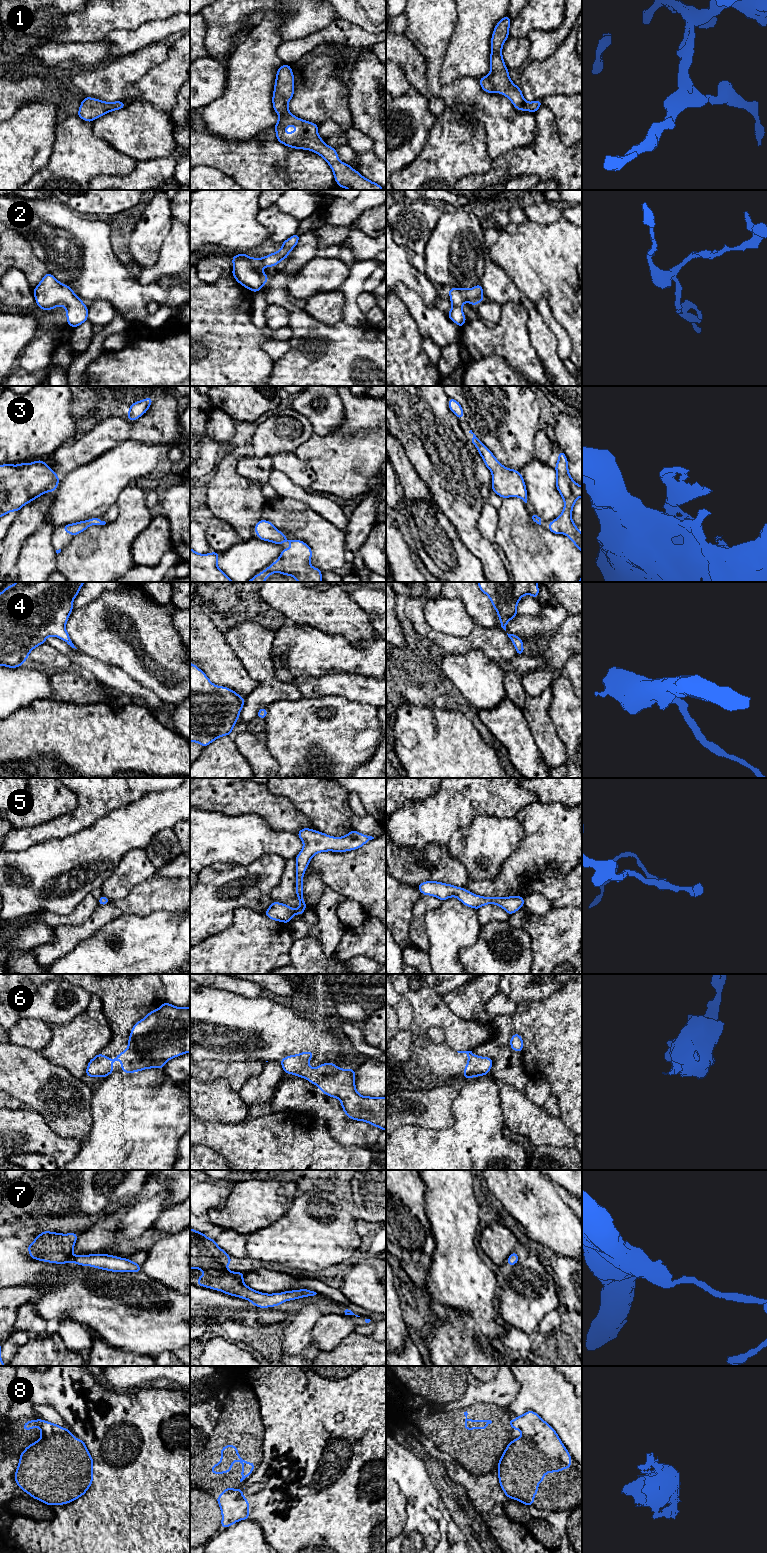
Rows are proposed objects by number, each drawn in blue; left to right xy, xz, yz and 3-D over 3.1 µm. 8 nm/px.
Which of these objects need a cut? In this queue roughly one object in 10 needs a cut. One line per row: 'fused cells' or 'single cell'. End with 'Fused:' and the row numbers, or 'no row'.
1: single cell
2: single cell
3: single cell
4: single cell
5: single cell
6: single cell
7: single cell
8: single cell
Fused: no row

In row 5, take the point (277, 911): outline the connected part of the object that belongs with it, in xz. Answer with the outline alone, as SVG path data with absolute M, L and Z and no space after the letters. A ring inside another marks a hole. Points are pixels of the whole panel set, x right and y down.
M302 828L297 836L303 841L303 849L296 856L296 896L300 902L294 910L291 906L273 901L265 911L265 915L272 920L289 923L295 914L303 915L307 908L303 899L303 876L311 858L319 852L346 852L356 850L374 839L372 836L351 830L343 837L333 837L322 832Z

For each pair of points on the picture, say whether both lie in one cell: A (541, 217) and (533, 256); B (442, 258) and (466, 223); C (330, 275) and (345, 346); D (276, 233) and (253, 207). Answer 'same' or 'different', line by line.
A: different
B: same
C: different
D: different

